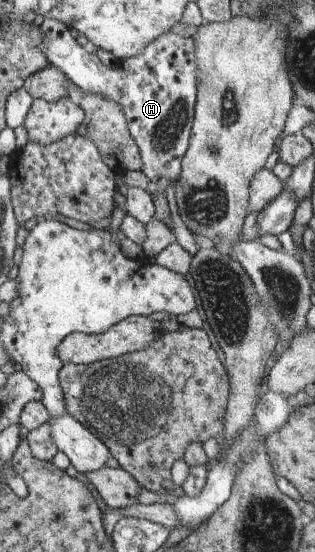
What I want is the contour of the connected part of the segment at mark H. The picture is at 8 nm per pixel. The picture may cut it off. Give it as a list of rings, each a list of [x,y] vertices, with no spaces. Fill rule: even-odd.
[[[46,18],[40,24],[42,32],[41,50],[53,65],[62,72],[72,84],[85,94],[96,94],[108,98],[120,106],[120,112],[126,120],[126,128],[140,156],[140,172],[148,179],[146,191],[148,194],[164,194],[167,186],[175,184],[181,175],[181,161],[186,148],[189,147],[189,131],[193,118],[194,102],[196,102],[196,64],[194,64],[194,38],[182,38],[173,33],[156,36],[140,54],[115,62],[110,68],[100,62],[89,46],[80,46],[70,34],[69,28],[62,26],[60,20]]]

